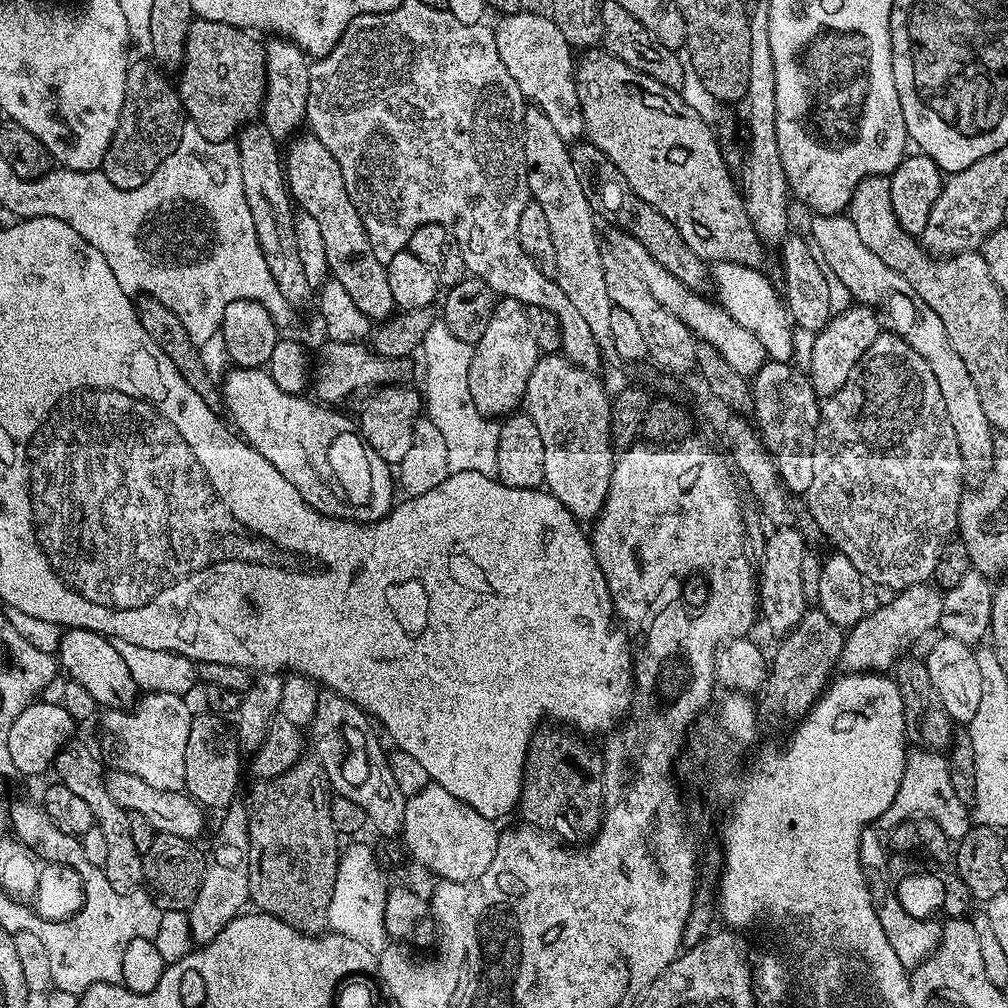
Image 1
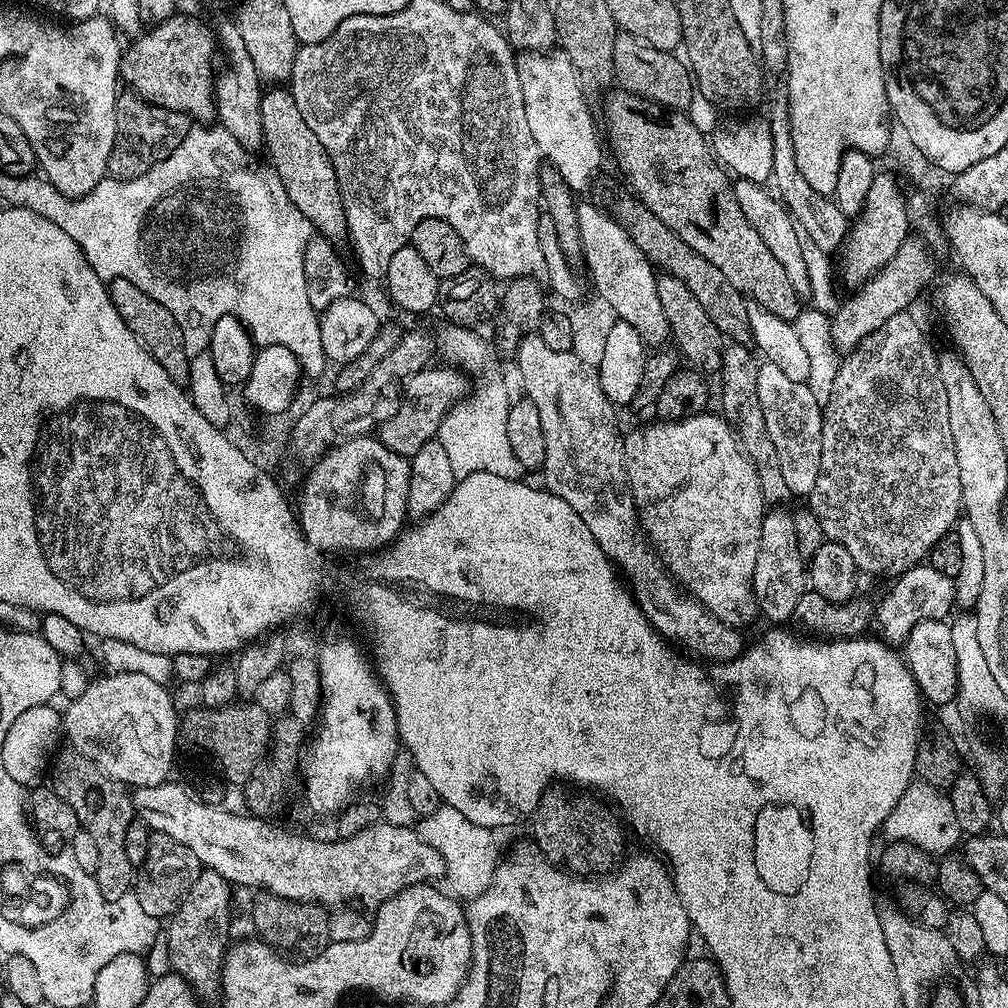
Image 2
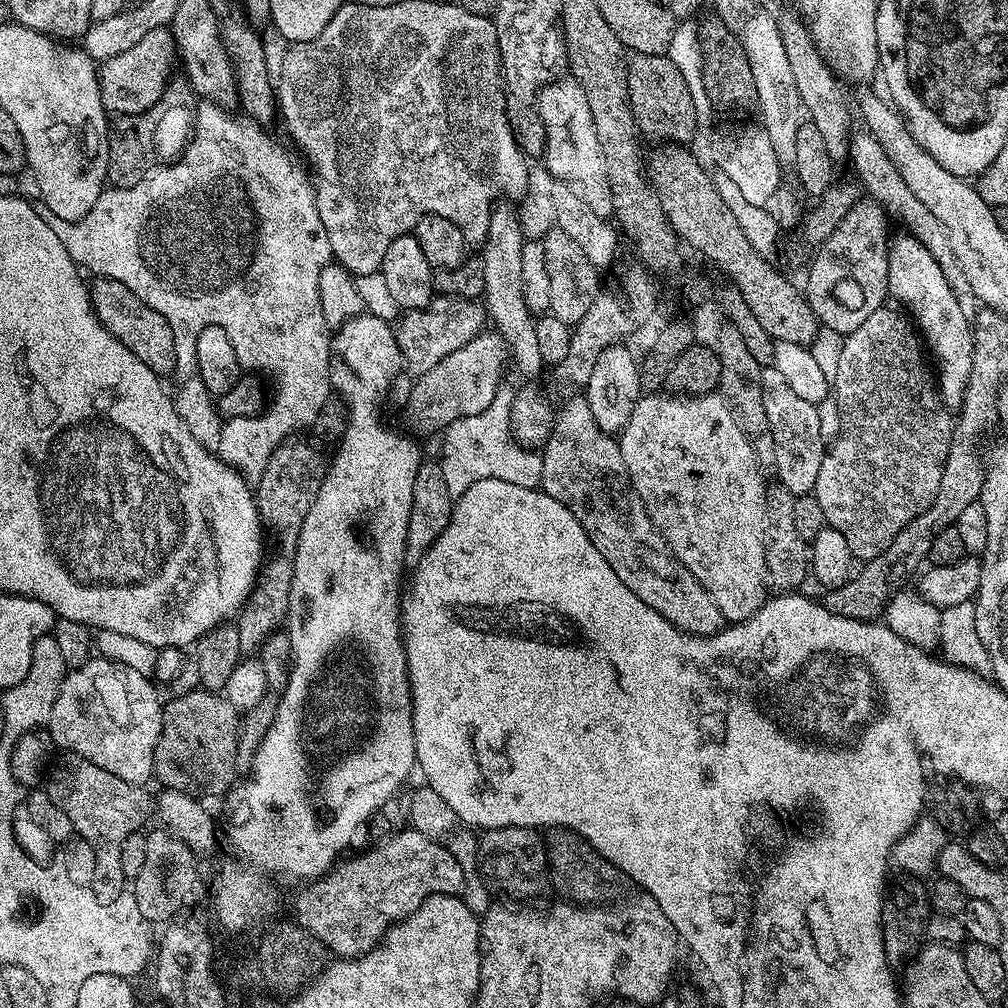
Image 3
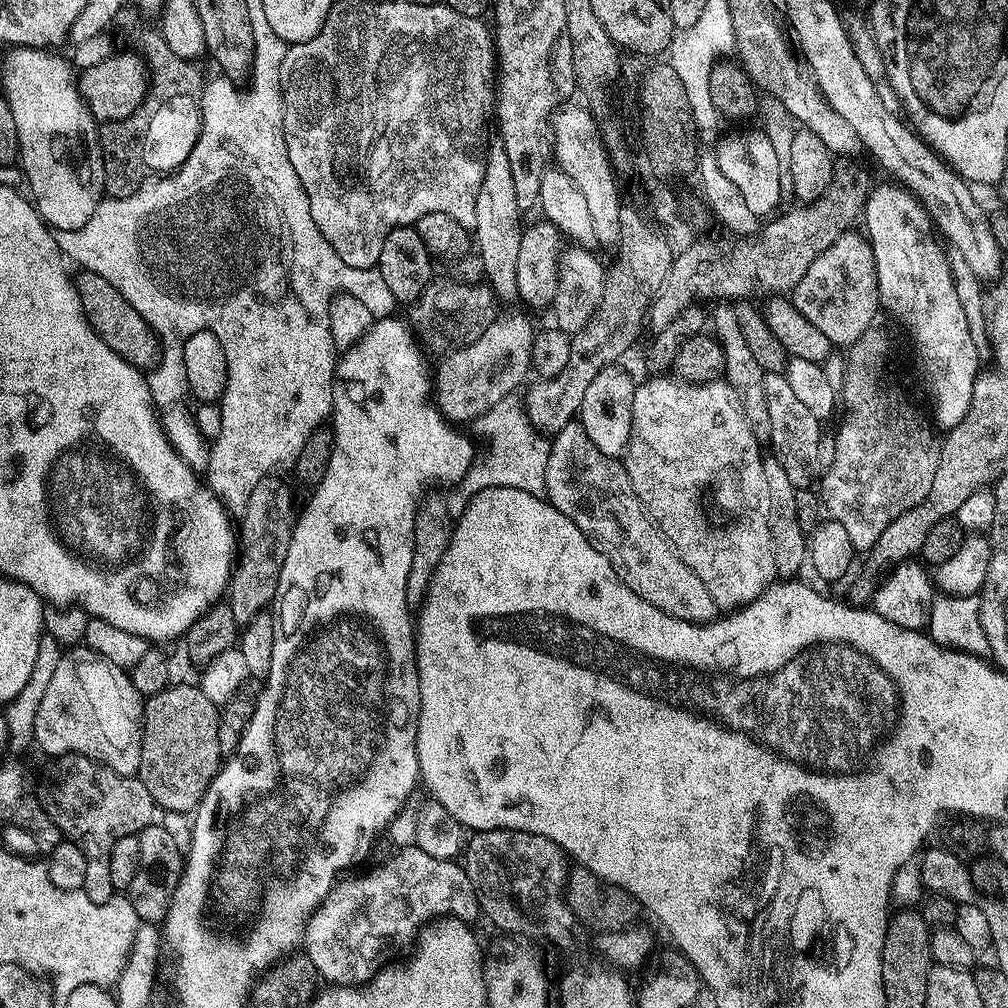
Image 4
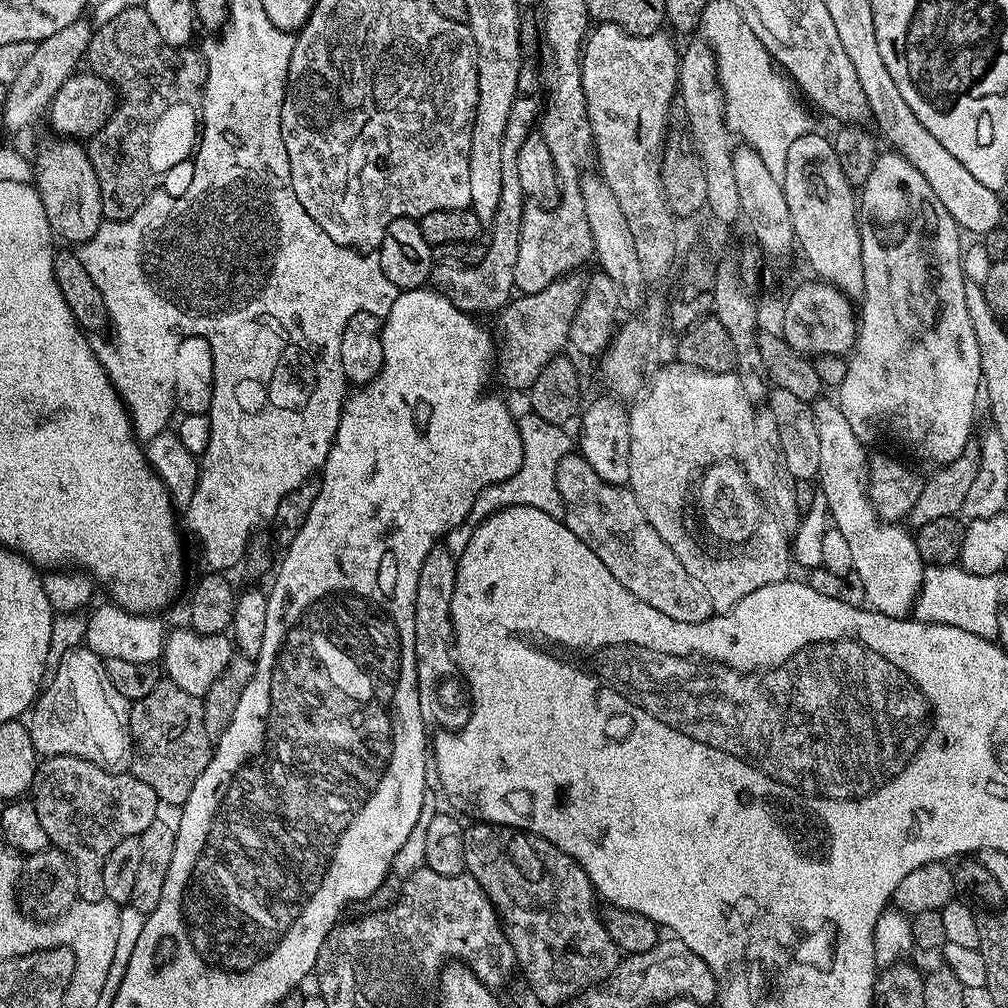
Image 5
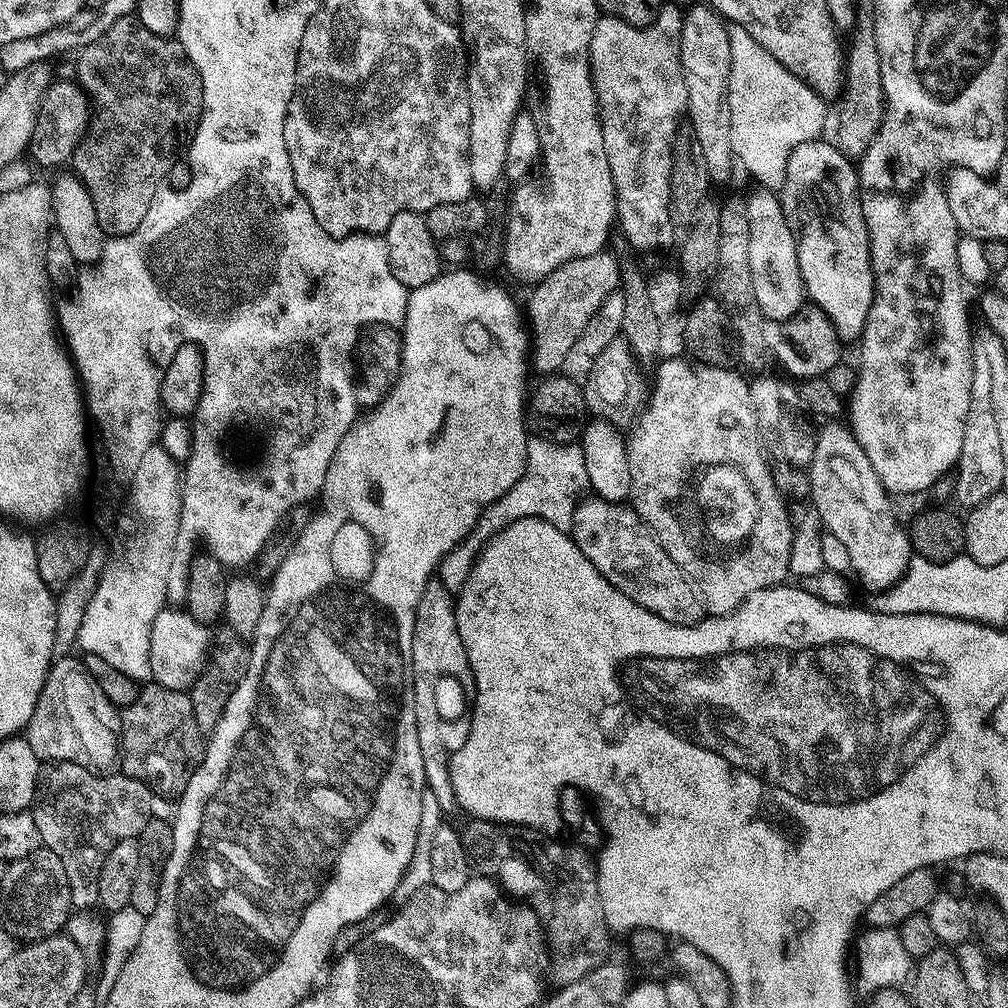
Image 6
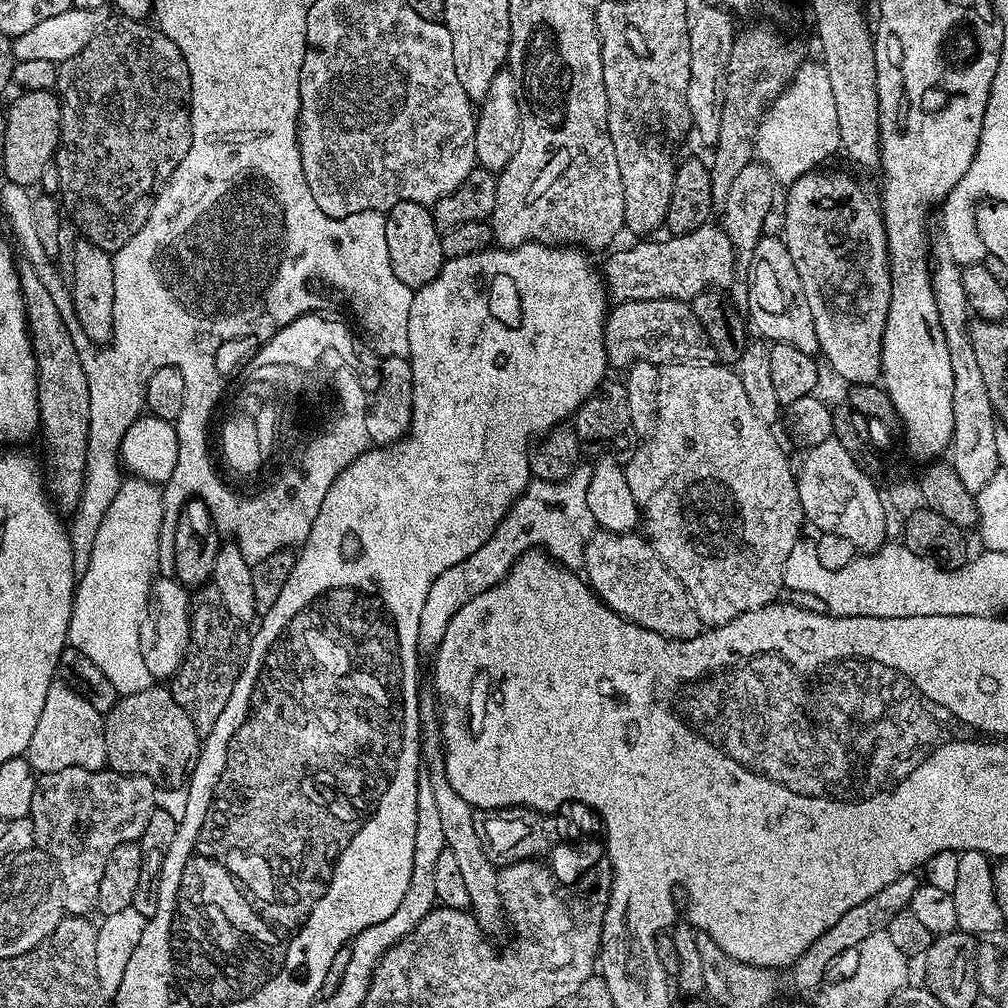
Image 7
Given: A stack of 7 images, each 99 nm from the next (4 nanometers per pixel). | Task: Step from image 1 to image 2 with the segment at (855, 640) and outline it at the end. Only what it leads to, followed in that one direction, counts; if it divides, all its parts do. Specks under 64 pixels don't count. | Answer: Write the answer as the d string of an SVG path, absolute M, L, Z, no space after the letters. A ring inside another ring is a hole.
M921 562L914 568L907 568L904 572L899 573L895 577L896 580L892 584L892 589L881 598L880 604L874 608L874 628L877 628L879 639L883 640L889 646L903 645L908 639L910 630L914 630L914 626L919 620L944 620L948 611L953 611L956 602L956 581L951 576L942 574L938 570L934 570L931 563Z

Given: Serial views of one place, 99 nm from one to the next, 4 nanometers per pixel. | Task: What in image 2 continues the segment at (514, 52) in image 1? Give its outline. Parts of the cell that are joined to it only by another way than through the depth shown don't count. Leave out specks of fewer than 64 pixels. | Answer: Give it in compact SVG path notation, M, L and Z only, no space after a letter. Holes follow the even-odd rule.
M559 50L521 51L516 58L516 69L522 86L526 123L530 125L530 134L541 157L563 178L573 193L581 194L600 172L602 136L596 133L596 124L588 109L590 100L580 85L574 62L570 62L567 54Z

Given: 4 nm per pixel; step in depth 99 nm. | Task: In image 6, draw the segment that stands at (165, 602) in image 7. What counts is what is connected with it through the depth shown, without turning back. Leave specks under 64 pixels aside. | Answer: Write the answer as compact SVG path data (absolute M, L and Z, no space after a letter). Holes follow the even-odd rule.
M165 606L154 618L150 630L150 670L152 680L170 690L191 689L210 652L209 629L180 606Z

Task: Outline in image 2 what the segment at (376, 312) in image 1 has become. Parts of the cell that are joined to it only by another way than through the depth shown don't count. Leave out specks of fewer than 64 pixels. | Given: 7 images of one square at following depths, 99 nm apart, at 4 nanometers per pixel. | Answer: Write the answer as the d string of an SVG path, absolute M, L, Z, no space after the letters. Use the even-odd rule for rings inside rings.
M272 86L261 95L262 134L264 135L263 151L272 159L271 171L282 182L288 200L306 214L313 229L323 239L340 242L347 237L346 214L340 201L338 176L330 162L330 154L318 142L314 130L306 126L306 118L298 111L291 91L284 86Z

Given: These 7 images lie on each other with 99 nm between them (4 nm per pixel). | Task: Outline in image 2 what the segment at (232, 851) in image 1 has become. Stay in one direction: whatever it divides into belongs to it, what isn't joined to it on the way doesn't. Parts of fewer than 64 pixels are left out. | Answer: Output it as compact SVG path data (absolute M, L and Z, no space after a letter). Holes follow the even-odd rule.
M201 871L194 886L190 886L190 894L186 894L166 924L171 971L188 983L200 1002L216 1002L221 997L220 970L224 967L224 953L230 947L228 927L232 924L232 892L233 885L224 880L222 874Z

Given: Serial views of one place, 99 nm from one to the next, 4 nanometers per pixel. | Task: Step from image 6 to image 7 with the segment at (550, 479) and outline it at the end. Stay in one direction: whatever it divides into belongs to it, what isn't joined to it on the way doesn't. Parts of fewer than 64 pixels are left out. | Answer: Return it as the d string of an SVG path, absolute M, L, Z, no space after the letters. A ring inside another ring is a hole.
M577 466L562 481L529 479L526 490L512 503L511 510L491 538L478 546L470 558L462 558L458 566L450 566L450 570L442 570L442 574L434 578L430 594L426 594L426 602L422 606L422 618L418 622L418 649L421 653L431 653L439 648L446 634L446 626L450 626L450 618L454 618L454 614L458 614L458 610L462 610L470 598L478 598L478 594L502 582L502 578L511 572L514 562L529 549L547 552L566 568L576 570L583 565L584 551L594 531L594 521L586 506L586 490L591 477L591 467Z

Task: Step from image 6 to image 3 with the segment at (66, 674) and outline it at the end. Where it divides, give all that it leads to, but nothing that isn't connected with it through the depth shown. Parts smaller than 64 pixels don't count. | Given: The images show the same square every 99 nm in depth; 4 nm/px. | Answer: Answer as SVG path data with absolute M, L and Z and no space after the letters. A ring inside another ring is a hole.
M101 655L89 658L62 680L46 719L47 735L65 753L86 758L126 782L147 785L154 776L154 750L164 717L164 704L155 687L145 673L130 670L122 662Z

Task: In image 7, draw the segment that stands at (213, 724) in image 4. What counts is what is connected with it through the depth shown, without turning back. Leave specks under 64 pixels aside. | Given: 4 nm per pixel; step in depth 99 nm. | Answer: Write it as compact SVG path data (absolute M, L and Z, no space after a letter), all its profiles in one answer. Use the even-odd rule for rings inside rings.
M153 686L138 690L138 694L120 696L116 704L104 716L104 741L106 742L107 767L126 776L145 776L157 786L179 789L187 785L200 757L202 737L194 730L190 714L178 706L171 687Z

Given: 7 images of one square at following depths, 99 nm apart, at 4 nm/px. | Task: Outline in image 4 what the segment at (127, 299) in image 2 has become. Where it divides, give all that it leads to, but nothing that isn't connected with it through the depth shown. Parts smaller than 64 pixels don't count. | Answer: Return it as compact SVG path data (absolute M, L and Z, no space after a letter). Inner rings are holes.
M77 271L74 276L74 283L78 290L78 302L82 302L84 316L88 319L88 325L126 362L130 362L135 368L141 370L151 370L161 363L162 345L159 337L153 332L152 328L143 320L114 286L102 278L102 274L93 272Z

